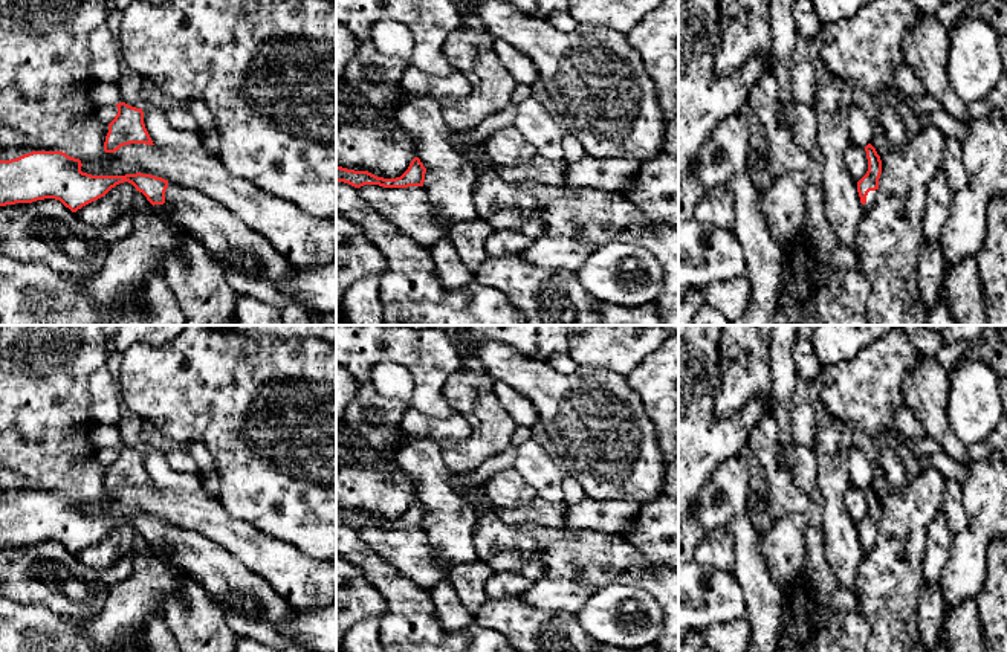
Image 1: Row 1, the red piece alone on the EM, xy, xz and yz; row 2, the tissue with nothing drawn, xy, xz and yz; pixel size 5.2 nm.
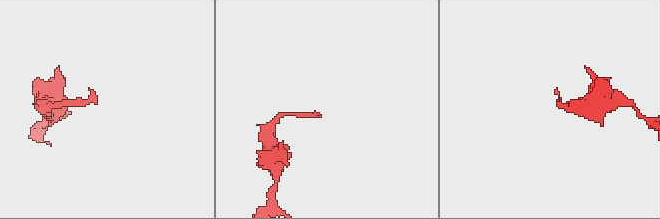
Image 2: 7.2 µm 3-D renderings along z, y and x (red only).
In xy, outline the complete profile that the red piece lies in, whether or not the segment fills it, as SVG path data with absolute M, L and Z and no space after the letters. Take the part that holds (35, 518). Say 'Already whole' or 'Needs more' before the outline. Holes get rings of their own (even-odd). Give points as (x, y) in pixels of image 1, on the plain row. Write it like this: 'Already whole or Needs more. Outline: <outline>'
Needs more. Outline: M32 493L17 501L0 502L0 548L55 541L76 554L104 539L116 527L128 524L153 548L168 550L176 565L194 577L215 600L228 592L257 599L261 608L258 620L225 612L225 620L237 637L248 634L261 644L307 649L298 638L283 635L283 626L293 618L295 609L261 576L202 533L142 515L92 518L83 515L81 508L79 501L63 493Z

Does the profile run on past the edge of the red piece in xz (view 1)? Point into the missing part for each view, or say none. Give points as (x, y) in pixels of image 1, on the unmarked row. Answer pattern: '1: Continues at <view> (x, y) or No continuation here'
1: No continuation here

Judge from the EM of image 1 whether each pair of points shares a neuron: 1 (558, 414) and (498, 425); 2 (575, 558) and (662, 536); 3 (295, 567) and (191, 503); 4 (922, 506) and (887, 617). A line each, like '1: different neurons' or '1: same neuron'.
1: different neurons
2: different neurons
3: same neuron
4: same neuron

